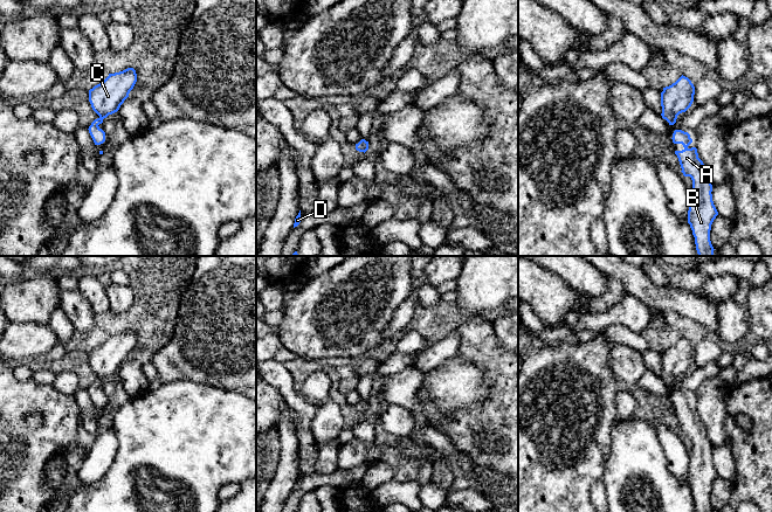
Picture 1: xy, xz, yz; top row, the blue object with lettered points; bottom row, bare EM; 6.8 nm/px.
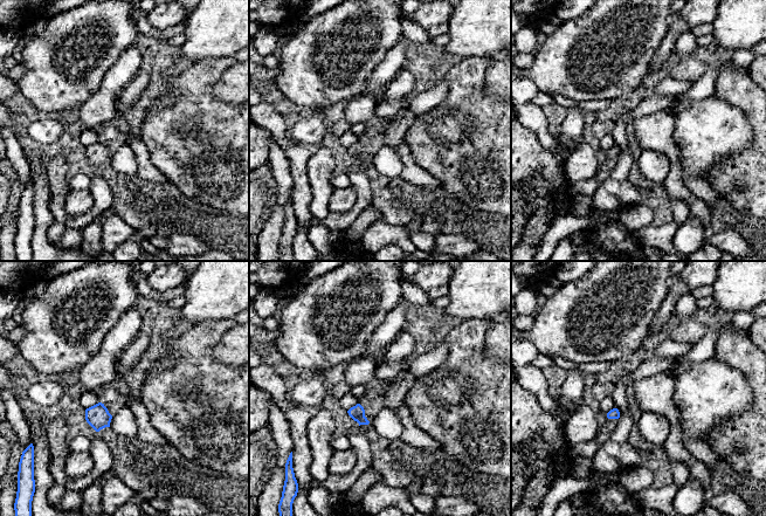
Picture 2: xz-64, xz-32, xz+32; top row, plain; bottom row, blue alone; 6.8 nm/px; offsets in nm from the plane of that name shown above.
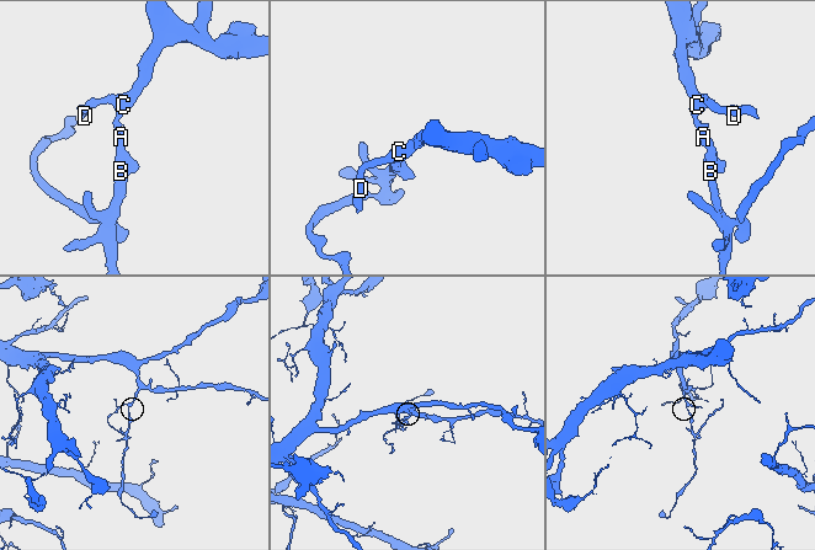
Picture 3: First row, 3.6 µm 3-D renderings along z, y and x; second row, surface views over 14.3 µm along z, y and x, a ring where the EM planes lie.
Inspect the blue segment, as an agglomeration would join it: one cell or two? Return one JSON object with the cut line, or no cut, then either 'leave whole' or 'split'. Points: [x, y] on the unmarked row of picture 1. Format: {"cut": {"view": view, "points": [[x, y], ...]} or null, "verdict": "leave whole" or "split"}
{"cut": null, "verdict": "leave whole"}

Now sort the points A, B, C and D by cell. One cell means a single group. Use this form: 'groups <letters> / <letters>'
groups A B C D

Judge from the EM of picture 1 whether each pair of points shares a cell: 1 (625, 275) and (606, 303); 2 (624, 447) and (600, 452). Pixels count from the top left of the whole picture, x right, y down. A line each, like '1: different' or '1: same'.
1: different
2: different

